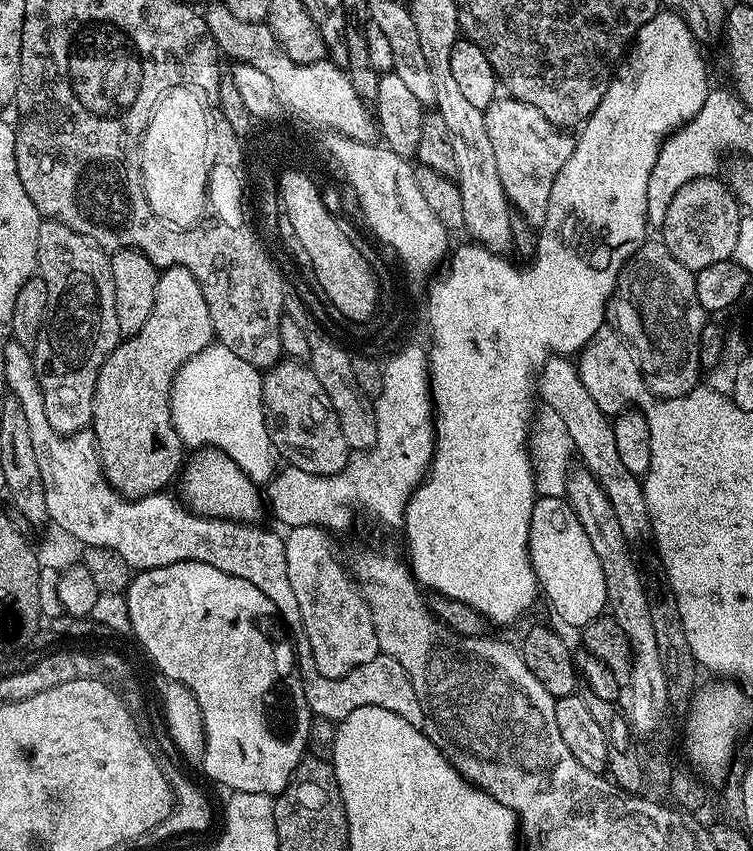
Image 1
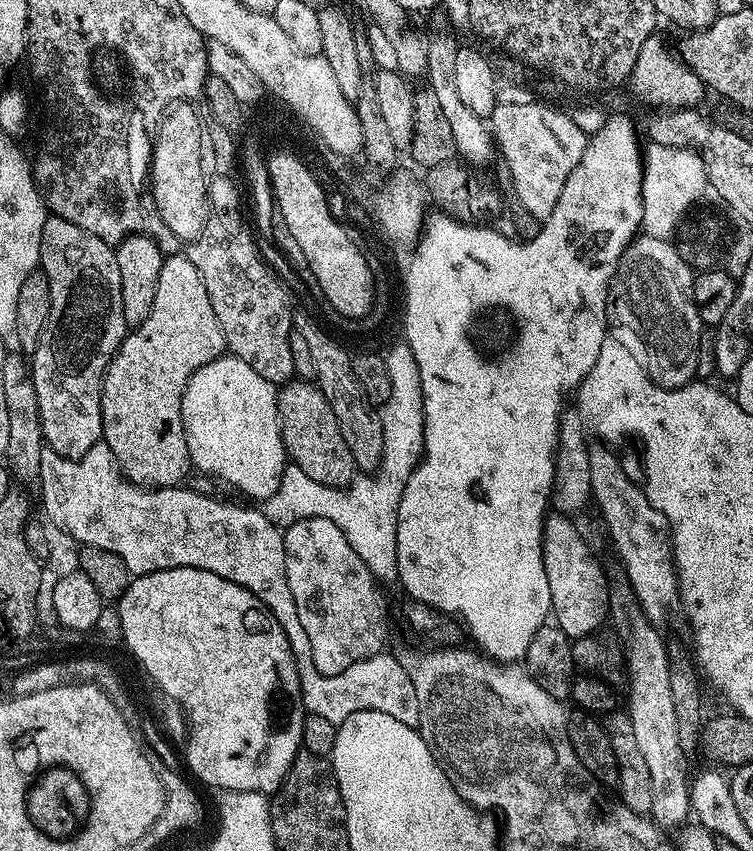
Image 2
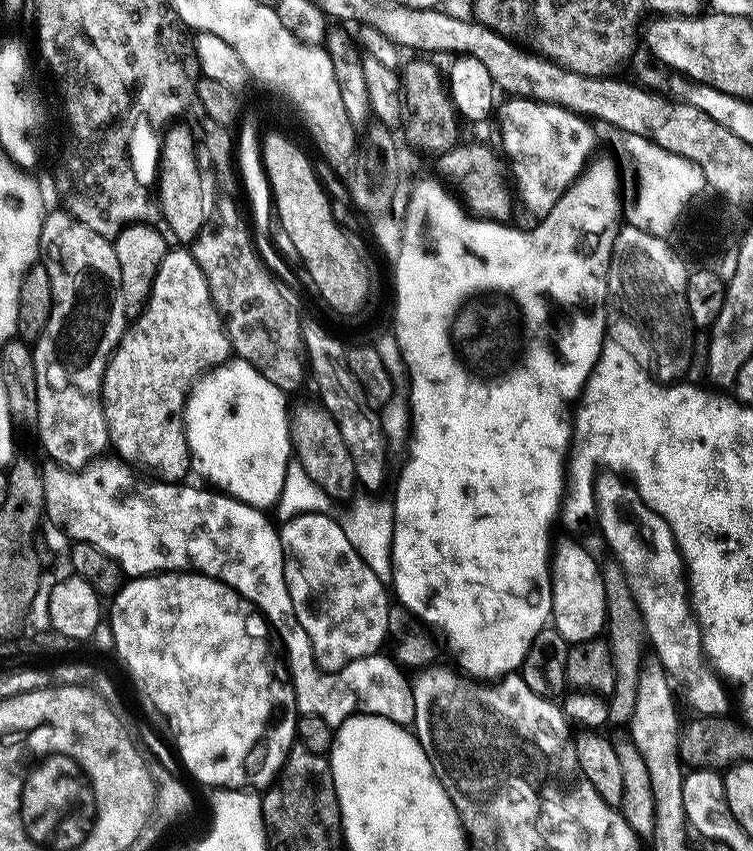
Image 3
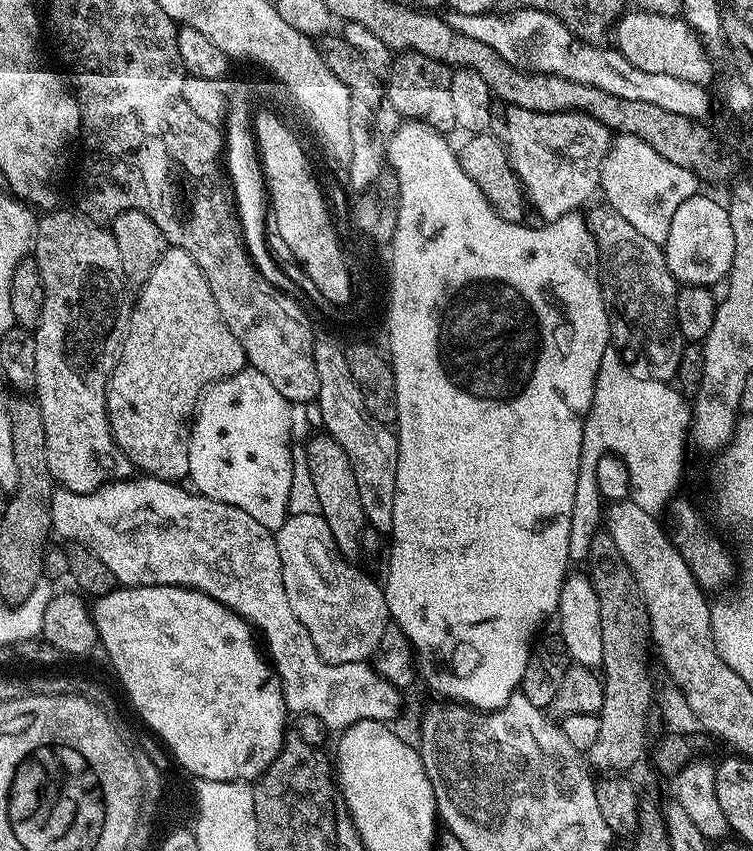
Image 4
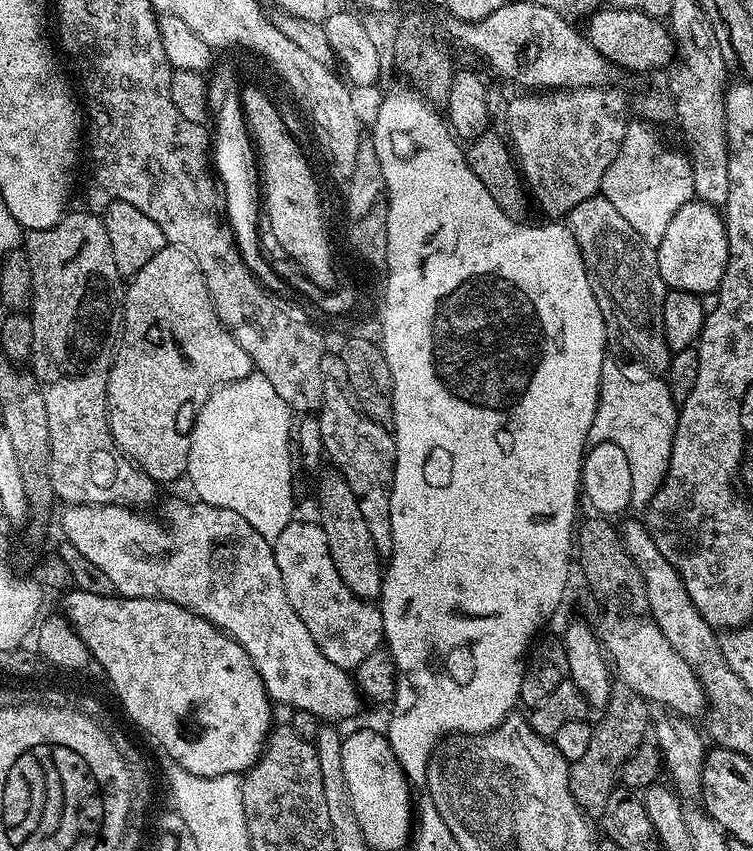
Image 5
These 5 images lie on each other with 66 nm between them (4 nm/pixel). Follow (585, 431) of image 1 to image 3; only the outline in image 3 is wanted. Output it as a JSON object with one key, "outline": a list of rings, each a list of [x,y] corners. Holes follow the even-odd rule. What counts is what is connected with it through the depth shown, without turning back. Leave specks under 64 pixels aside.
{"outline":[[[604,478],[597,479],[594,485],[594,520],[600,523],[600,532],[604,535],[604,540],[608,543],[608,548],[613,552],[611,554],[614,560],[620,564],[622,570],[625,572],[625,576],[629,582],[630,594],[633,596],[634,602],[637,604],[638,610],[641,612],[641,618],[644,619],[644,635],[646,637],[647,643],[656,651],[654,654],[655,659],[660,662],[661,666],[668,673],[672,682],[682,690],[682,694],[685,700],[688,702],[689,706],[694,708],[697,715],[704,718],[720,718],[730,706],[730,698],[728,696],[729,689],[727,685],[723,682],[723,679],[719,676],[719,673],[714,671],[711,664],[708,662],[708,657],[704,654],[704,643],[702,642],[702,634],[700,633],[700,623],[696,621],[696,614],[692,611],[692,602],[688,594],[688,581],[686,579],[686,565],[684,563],[684,558],[680,554],[679,548],[676,547],[676,539],[674,534],[670,530],[668,523],[661,518],[656,512],[651,512],[651,510],[643,504],[638,498],[632,498],[629,502],[628,508],[633,512],[632,520],[624,520],[624,484],[625,481],[620,478],[612,478],[616,480],[604,480]]]}

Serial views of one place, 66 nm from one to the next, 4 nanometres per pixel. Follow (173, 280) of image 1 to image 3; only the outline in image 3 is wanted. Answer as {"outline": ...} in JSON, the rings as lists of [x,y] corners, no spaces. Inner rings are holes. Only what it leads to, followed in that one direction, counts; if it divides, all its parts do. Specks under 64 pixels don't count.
{"outline":[[[173,247],[162,258],[147,302],[139,316],[125,327],[120,345],[112,351],[104,371],[100,399],[104,401],[108,438],[114,452],[116,448],[115,455],[129,466],[149,468],[157,481],[183,481],[183,476],[190,472],[188,439],[184,433],[184,401],[201,374],[227,364],[232,355],[232,343],[228,341],[220,311],[212,301],[204,272],[187,247]]]}

